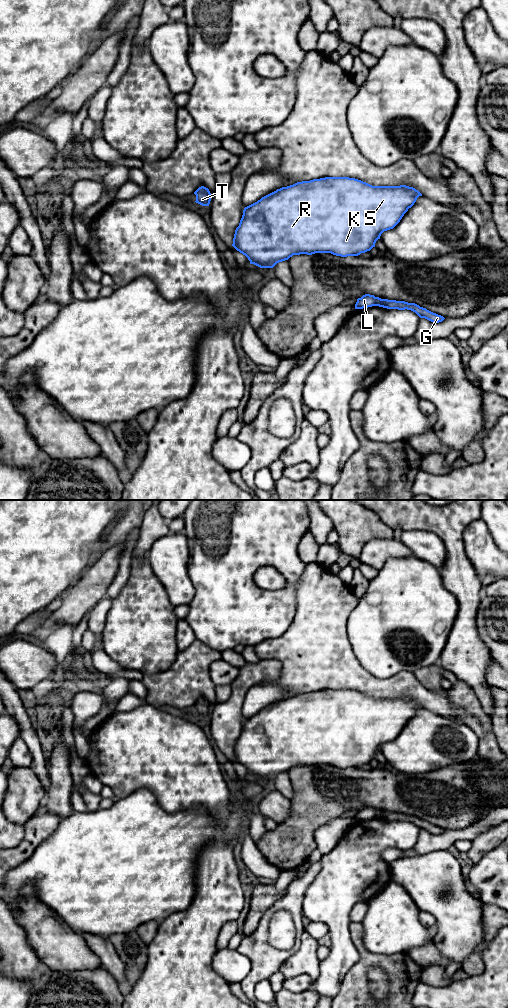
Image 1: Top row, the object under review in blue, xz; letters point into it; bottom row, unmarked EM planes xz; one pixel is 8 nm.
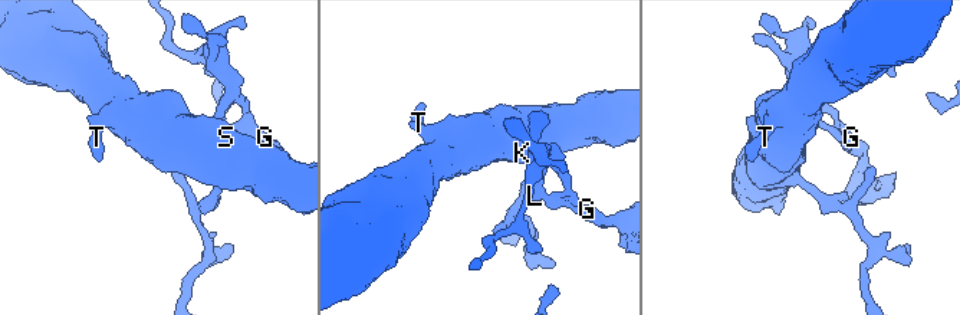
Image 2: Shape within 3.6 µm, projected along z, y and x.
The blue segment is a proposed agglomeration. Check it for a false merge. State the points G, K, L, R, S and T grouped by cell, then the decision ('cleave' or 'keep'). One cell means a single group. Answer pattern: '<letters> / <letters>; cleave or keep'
G K L R S T; keep

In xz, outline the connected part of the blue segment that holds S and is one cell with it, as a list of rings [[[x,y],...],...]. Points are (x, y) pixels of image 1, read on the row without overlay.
[[[325,689],[282,699],[247,718],[235,742],[232,758],[245,767],[250,776],[273,780],[293,767],[331,765],[336,768],[358,768],[370,763],[384,743],[393,741],[422,706],[413,699],[372,698],[349,689]]]

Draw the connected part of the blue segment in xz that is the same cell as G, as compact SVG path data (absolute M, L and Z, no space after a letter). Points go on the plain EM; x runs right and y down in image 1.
M365 806L361 810L358 810L355 816L355 821L363 821L372 818L379 818L387 821L411 822L415 824L420 830L425 830L433 835L439 835L445 831L443 828L433 825L426 820L420 819L415 815L381 811L370 806Z

